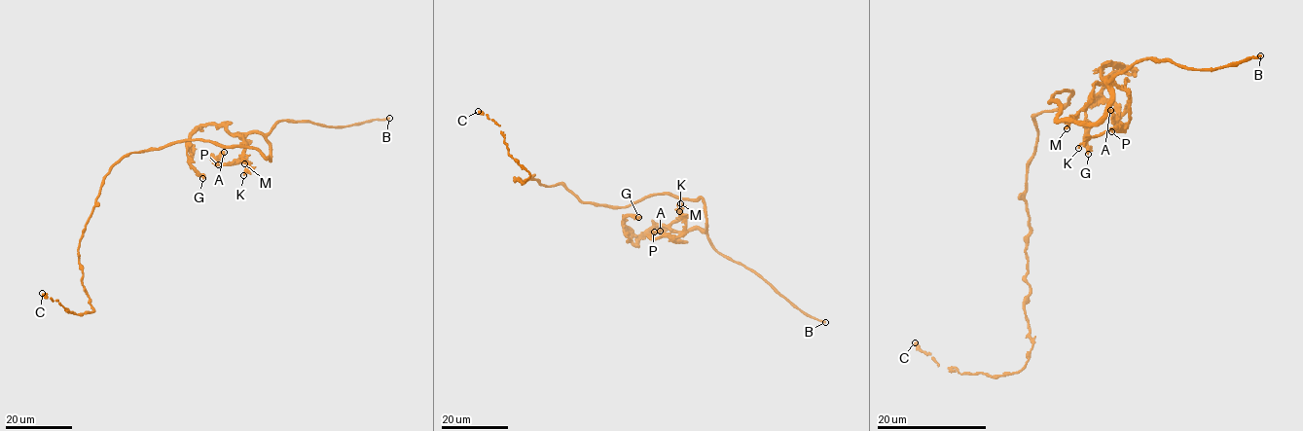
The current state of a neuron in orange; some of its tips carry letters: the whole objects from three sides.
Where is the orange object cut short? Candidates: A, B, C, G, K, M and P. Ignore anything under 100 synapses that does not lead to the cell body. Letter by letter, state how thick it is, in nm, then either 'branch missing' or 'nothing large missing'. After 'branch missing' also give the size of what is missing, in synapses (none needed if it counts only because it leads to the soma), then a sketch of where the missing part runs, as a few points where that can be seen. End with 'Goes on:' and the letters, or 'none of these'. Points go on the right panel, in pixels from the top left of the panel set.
A: 500 nm | nothing large missing
B: 240 nm | branch missing | 400 syn
C: 340 nm | nothing large missing
G: 320 nm | nothing large missing
K: 180 nm | nothing large missing
M: 380 nm | nothing large missing
P: 180 nm | nothing large missing
Goes on: B

